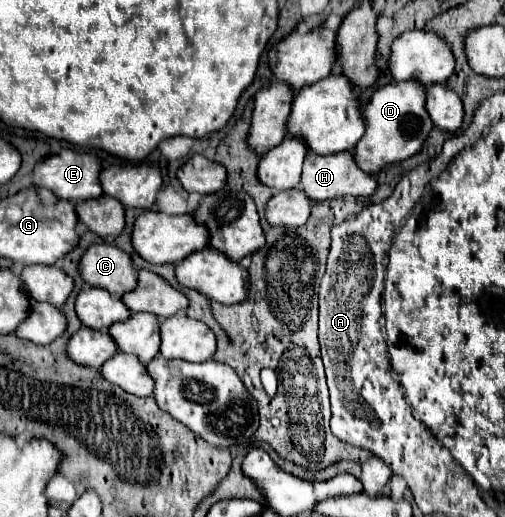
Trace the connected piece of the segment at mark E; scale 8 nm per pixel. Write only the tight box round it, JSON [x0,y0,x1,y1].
[33,147,103,201]

